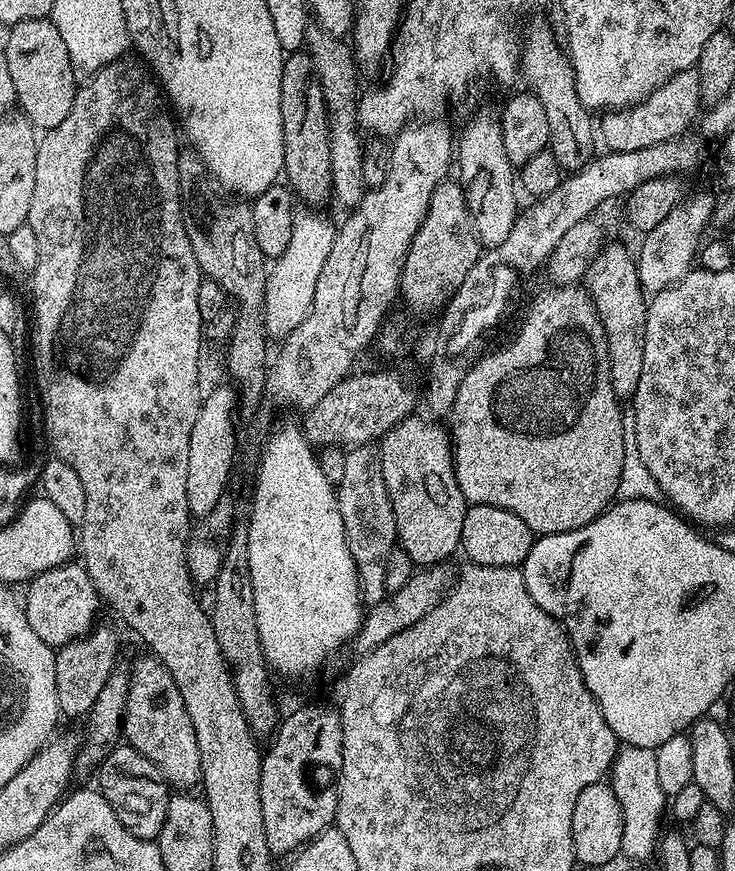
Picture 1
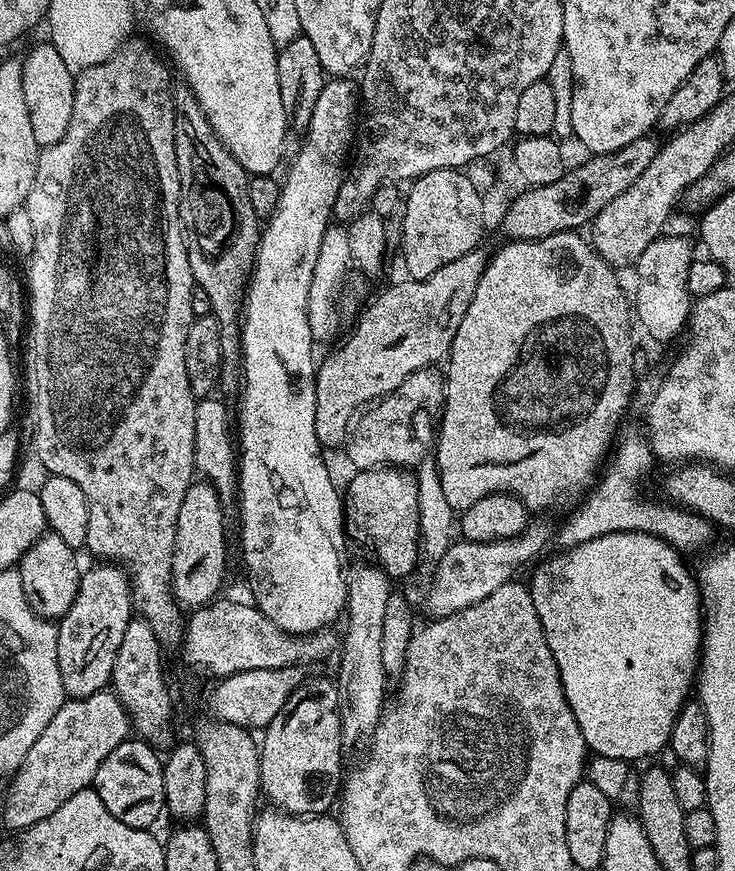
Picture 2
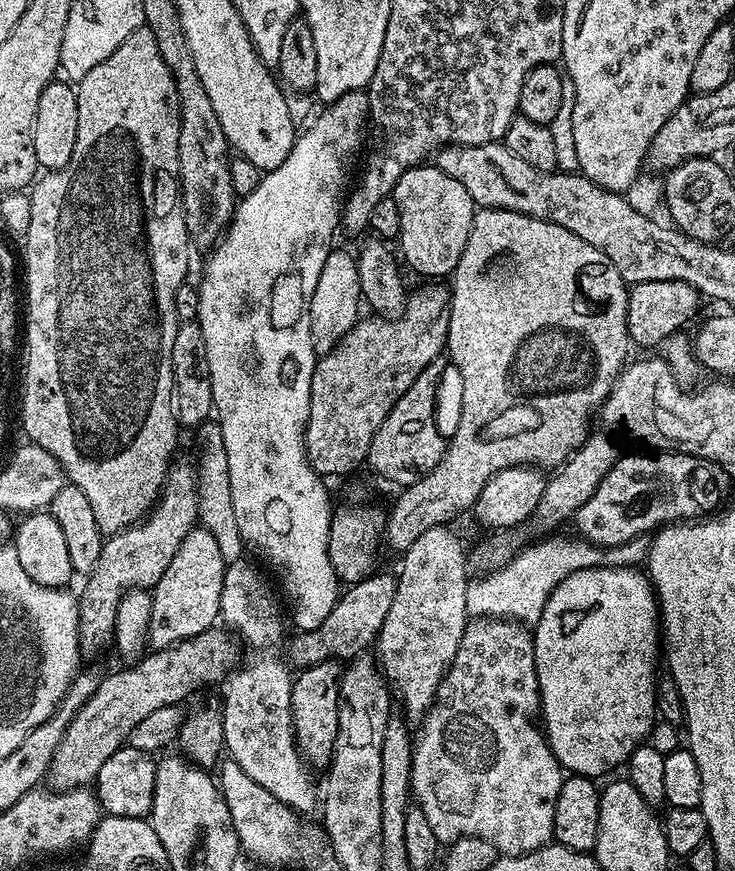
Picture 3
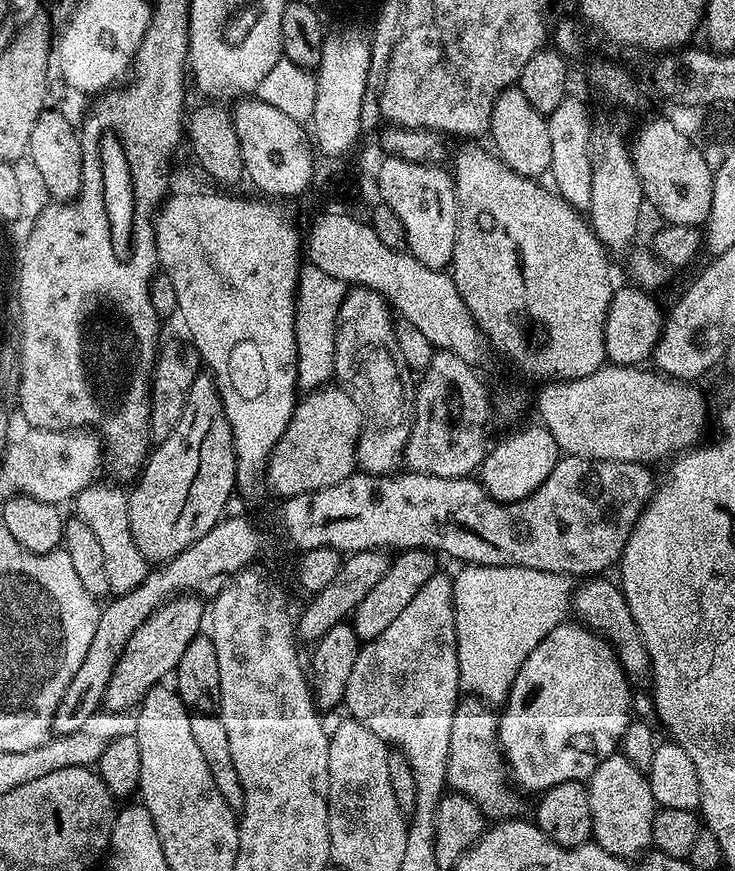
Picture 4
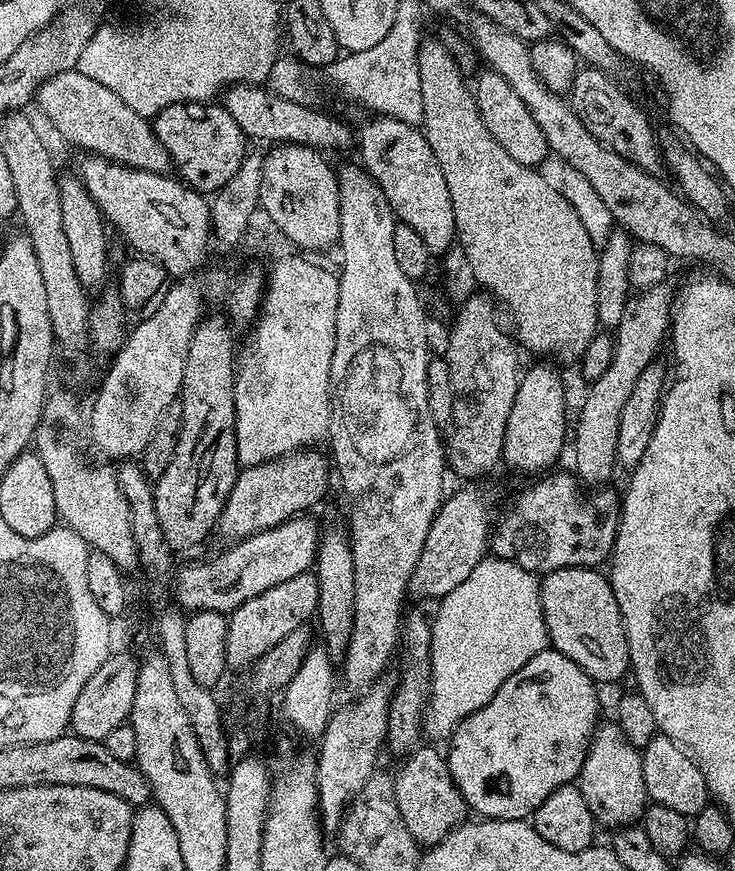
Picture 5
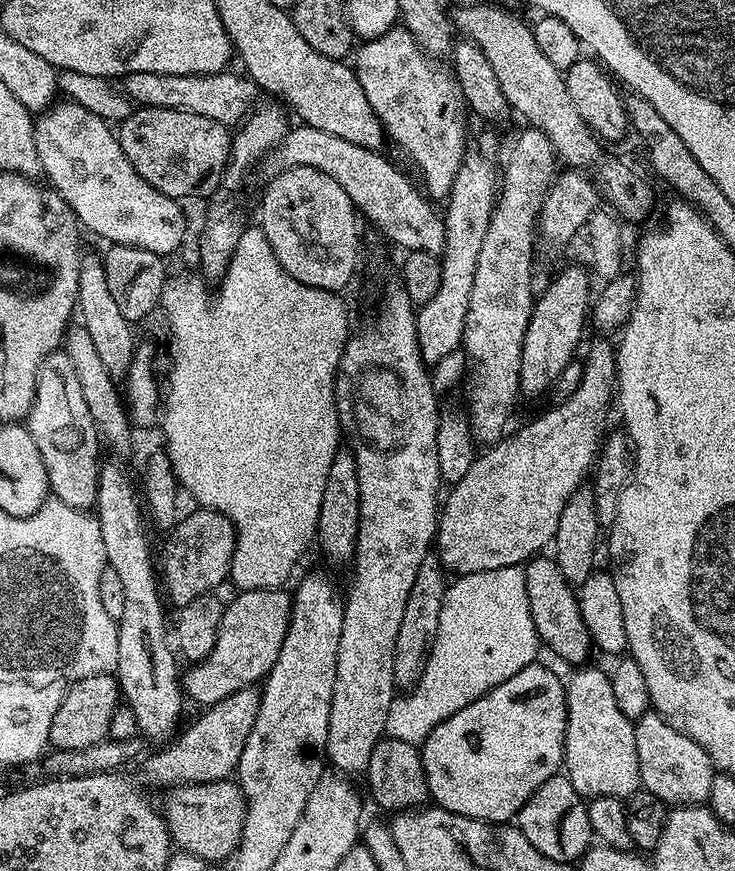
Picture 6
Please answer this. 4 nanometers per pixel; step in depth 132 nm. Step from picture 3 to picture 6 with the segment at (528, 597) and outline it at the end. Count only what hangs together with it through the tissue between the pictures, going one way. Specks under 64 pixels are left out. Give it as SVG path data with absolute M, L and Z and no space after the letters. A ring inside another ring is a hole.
M523 567L482 570L478 574L456 576L453 581L444 589L442 618L438 618L438 634L434 638L430 658L422 670L422 678L407 694L397 695L390 706L390 714L386 714L384 730L391 739L423 745L434 726L446 722L446 718L458 714L462 706L470 706L470 702L506 682L506 678L514 678L518 670L530 666L537 659L536 651L541 651L540 636L526 598Z

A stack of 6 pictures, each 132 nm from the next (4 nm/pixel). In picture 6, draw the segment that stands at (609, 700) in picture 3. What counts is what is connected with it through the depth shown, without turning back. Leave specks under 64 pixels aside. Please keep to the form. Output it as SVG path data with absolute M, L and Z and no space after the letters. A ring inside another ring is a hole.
M533 662L518 670L514 678L506 678L506 682L494 686L486 695L470 702L470 706L462 706L462 710L446 718L446 722L434 726L420 748L429 797L441 808L466 818L482 820L485 824L504 826L515 821L530 794L534 794L542 782L557 775L564 763L568 717L565 687L563 679L559 680L540 662Z

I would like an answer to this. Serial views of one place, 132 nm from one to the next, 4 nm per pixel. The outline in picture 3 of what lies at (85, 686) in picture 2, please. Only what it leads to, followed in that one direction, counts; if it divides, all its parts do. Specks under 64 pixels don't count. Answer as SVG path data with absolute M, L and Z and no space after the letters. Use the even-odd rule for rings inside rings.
M179 460L169 467L156 507L139 524L123 528L121 532L111 533L102 546L102 554L98 554L94 570L87 573L85 580L88 581L85 582L84 589L78 592L78 638L81 657L96 656L107 644L109 647L113 643L118 602L131 588L155 588L158 578L166 574L170 558L174 558L178 546L182 546L182 538L186 538L186 534L190 534L190 530L197 527L200 519L197 465Z

